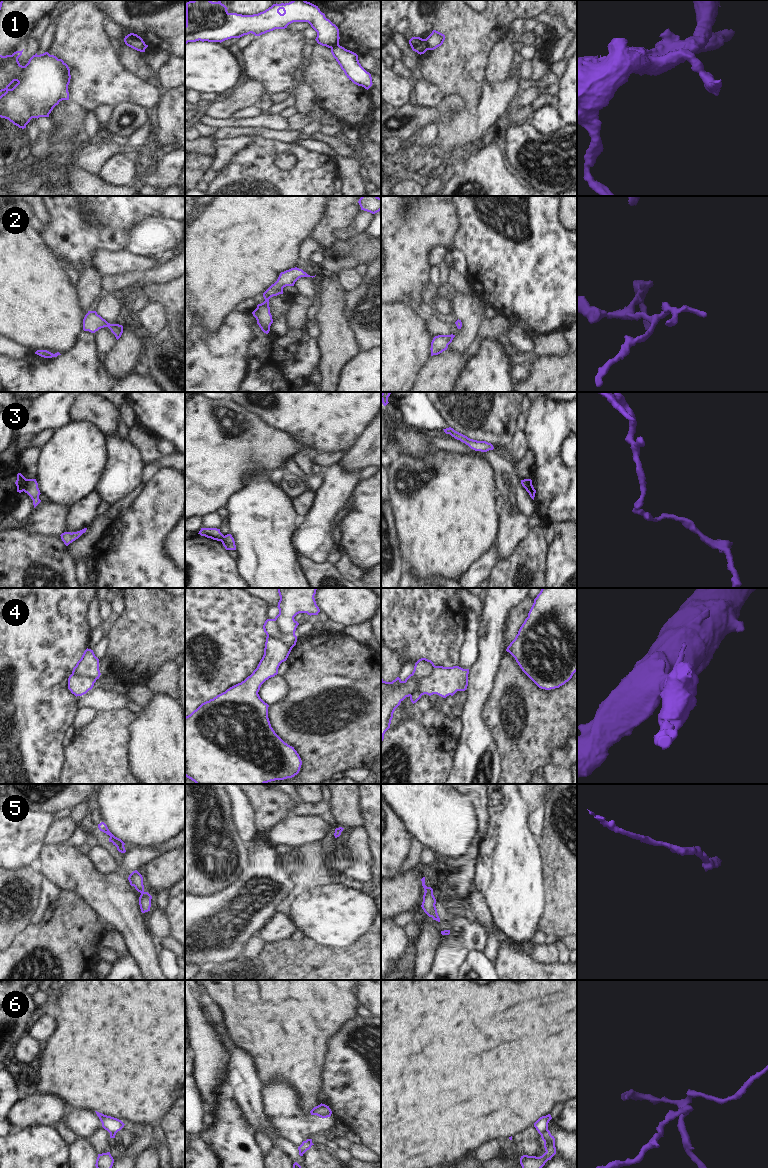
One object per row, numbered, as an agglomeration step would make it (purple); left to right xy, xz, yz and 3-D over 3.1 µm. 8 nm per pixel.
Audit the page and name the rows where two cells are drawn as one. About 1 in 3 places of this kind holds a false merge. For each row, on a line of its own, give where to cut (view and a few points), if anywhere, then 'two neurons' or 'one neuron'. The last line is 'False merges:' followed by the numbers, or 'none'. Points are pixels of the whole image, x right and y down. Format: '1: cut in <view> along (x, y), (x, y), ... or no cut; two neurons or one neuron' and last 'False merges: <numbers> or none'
1: cut in yz along (425, 39), (427, 49); two neurons
2: no cut; one neuron
3: cut in xy along (27, 479), (23, 490); two neurons
4: cut in xz along (284, 632), (282, 641), (287, 646), (292, 647); two neurons
5: no cut; one neuron
6: cut in yz along (547, 1129), (540, 1134); two neurons
False merges: 1, 3, 4, 6

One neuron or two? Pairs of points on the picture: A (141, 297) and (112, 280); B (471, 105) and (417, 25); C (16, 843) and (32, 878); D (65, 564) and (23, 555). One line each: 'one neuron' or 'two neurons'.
A: two neurons
B: two neurons
C: two neurons
D: one neuron

